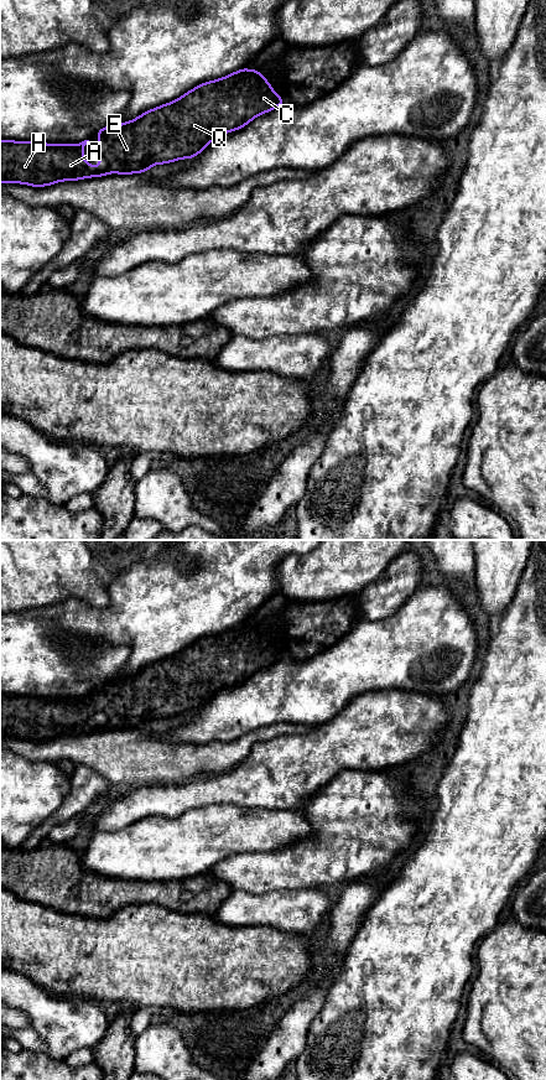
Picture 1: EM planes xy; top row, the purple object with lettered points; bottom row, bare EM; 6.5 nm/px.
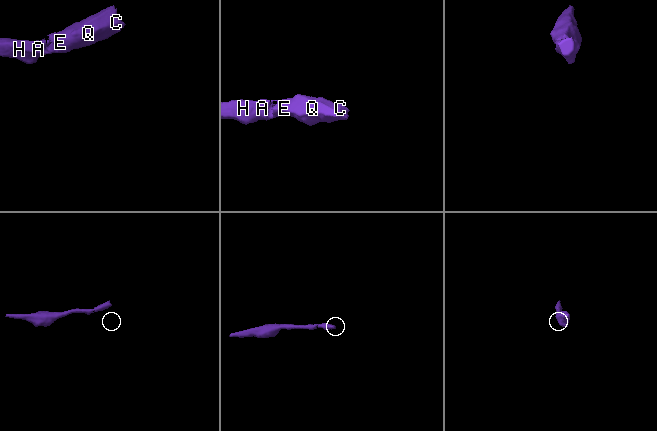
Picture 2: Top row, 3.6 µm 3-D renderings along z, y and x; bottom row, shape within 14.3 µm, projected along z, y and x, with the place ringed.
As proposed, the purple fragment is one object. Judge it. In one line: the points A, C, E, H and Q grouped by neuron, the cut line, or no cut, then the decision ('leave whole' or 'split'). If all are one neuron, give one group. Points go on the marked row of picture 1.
A C E H Q; no cut; leave whole

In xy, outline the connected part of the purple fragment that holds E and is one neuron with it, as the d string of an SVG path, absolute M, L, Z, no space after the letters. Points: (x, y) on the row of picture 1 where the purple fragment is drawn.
M244 67L223 78L201 83L176 100L147 110L131 121L98 129L98 170L84 161L83 147L89 140L79 144L0 140L0 182L46 187L62 181L104 177L108 173L146 172L155 163L193 159L223 134L239 130L256 116L285 103L261 71Z

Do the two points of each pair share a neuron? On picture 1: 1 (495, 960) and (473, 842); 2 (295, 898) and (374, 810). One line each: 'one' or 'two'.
1: two
2: one

